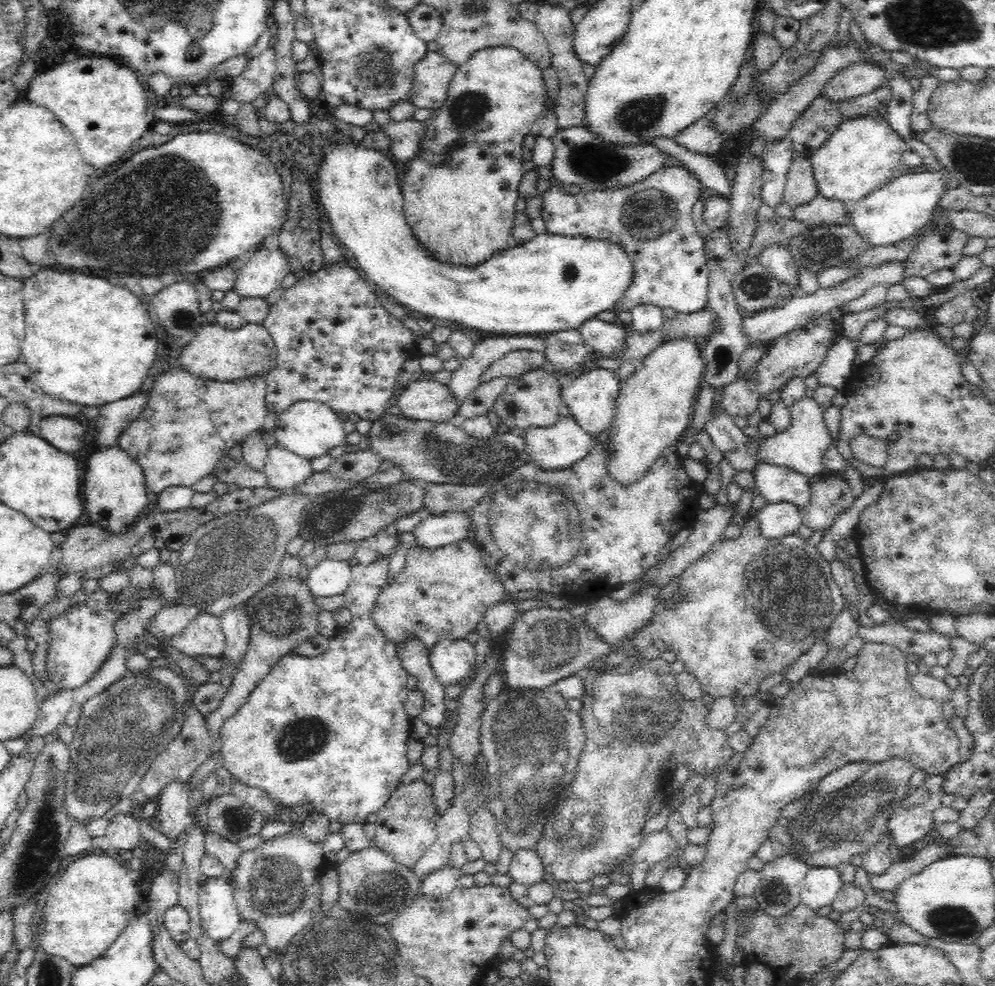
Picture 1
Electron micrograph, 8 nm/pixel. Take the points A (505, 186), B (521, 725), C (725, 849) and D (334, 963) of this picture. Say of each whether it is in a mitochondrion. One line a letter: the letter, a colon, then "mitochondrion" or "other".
A: other
B: mitochondrion
C: other
D: mitochondrion

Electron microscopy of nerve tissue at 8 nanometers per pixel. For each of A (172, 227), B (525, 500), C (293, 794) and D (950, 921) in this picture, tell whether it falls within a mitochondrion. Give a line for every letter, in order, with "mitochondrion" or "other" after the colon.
A: mitochondrion
B: mitochondrion
C: other
D: mitochondrion

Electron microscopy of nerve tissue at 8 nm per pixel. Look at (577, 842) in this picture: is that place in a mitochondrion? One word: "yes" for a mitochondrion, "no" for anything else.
yes

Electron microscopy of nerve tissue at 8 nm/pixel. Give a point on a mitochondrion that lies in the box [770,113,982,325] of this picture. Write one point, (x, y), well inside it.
(816, 249)

